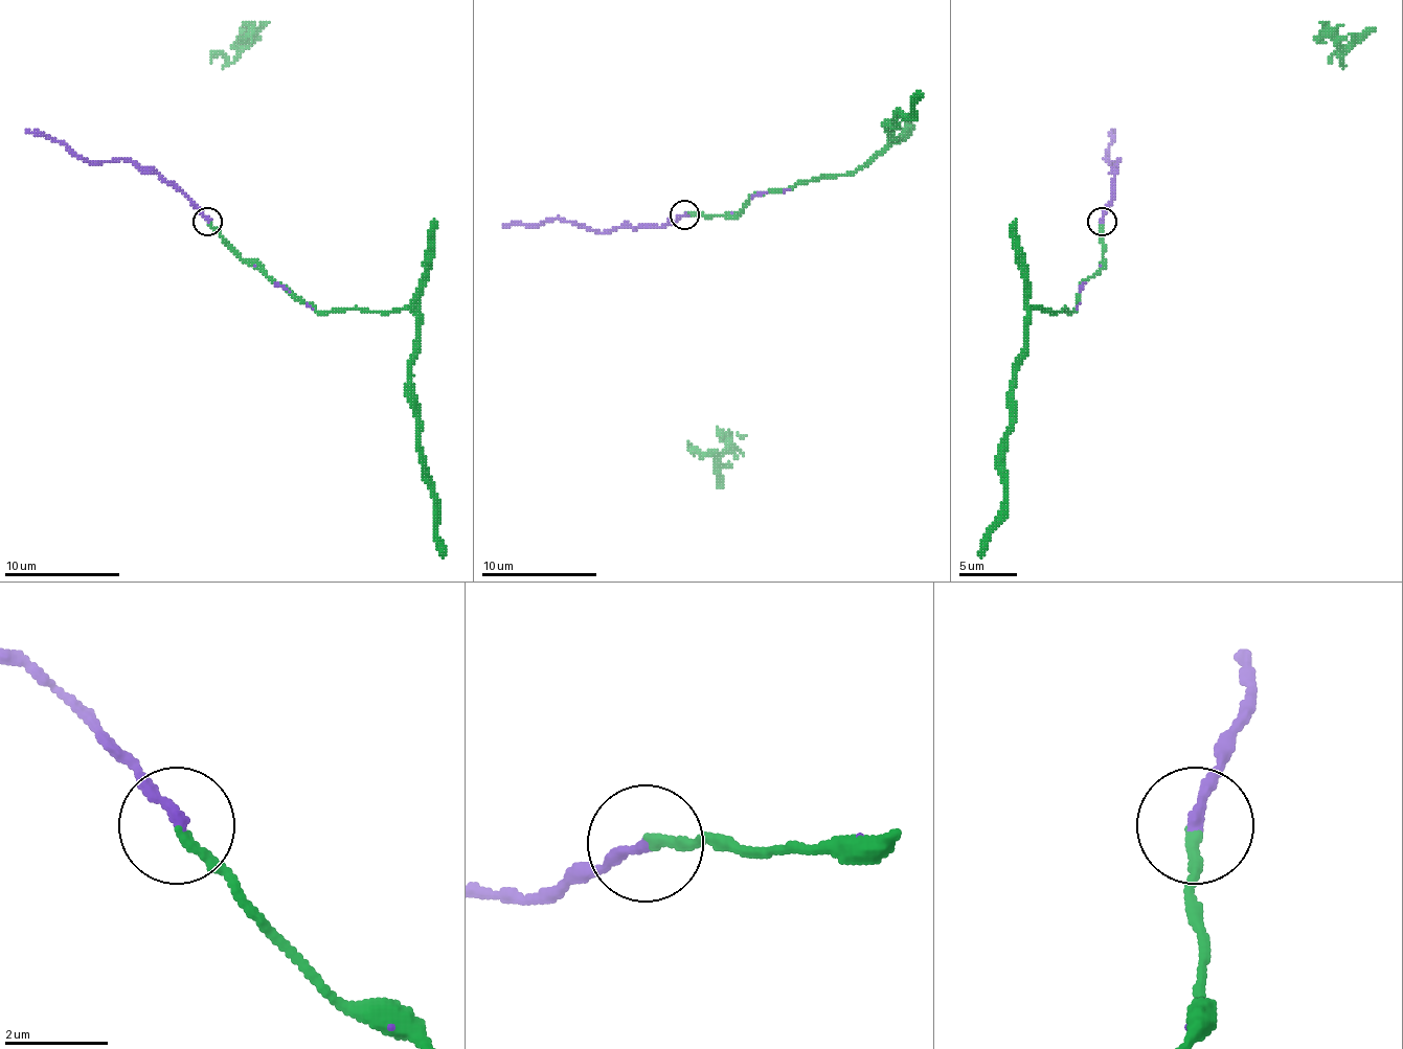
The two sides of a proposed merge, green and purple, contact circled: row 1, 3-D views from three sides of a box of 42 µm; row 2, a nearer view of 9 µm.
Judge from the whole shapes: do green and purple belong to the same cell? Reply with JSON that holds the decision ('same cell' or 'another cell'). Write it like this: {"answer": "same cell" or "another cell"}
{"answer": "same cell"}

